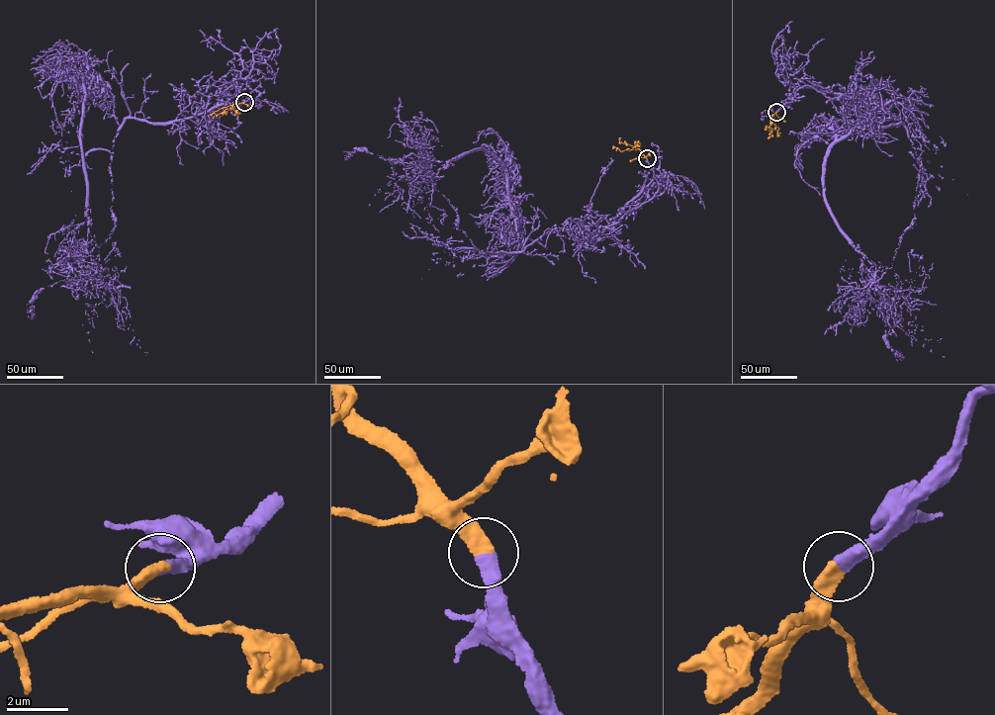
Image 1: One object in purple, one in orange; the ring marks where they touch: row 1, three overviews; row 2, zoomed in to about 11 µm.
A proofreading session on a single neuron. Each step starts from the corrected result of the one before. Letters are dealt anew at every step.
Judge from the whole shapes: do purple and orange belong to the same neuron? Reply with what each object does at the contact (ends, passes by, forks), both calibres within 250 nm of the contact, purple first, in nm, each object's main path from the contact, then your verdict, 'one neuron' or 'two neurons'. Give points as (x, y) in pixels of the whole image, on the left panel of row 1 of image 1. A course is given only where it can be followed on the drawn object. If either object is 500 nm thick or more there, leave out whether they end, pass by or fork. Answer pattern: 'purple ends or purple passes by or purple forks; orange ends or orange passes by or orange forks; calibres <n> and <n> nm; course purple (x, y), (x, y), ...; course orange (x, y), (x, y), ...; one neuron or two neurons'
purple ends; orange ends; calibres 440 and 480 nm; course purple (243, 102), (259, 93), (121, 127), (107, 84), (85, 96), (88, 242), (58, 273), (116, 288), (147, 352); course orange (243, 102), (222, 108), (211, 115); one neuron

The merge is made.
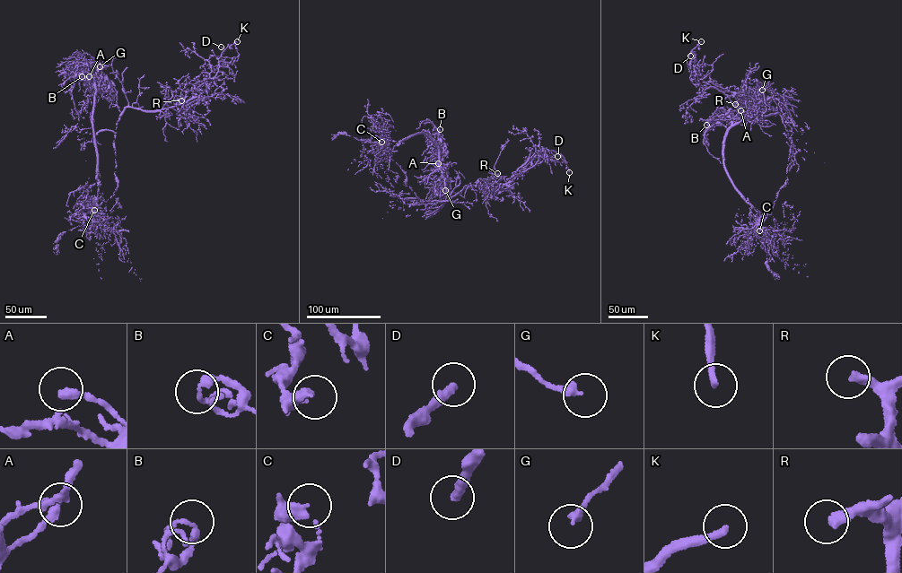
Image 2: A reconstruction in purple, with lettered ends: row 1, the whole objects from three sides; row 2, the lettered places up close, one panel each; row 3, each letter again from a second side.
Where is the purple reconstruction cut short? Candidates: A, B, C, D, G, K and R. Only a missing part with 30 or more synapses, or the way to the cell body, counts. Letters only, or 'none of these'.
D, K, R

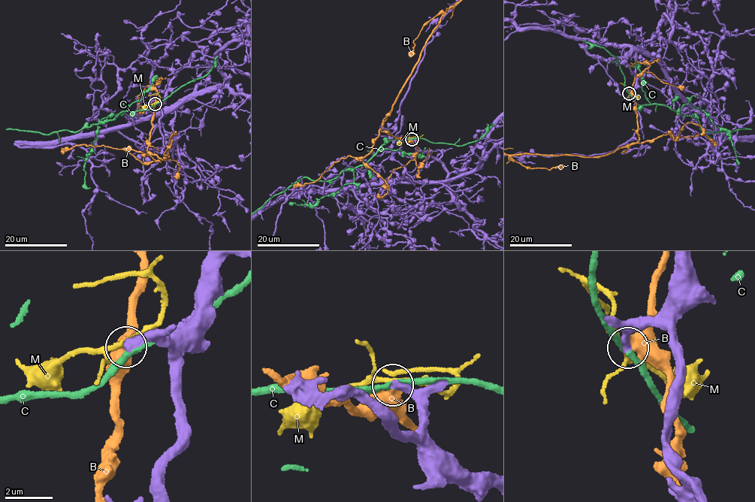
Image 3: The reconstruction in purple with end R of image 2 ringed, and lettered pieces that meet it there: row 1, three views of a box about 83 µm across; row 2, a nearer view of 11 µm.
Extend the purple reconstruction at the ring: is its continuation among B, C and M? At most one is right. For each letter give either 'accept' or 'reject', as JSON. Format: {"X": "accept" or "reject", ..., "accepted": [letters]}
{"B": "reject", "C": "reject", "M": "reject", "accepted": []}

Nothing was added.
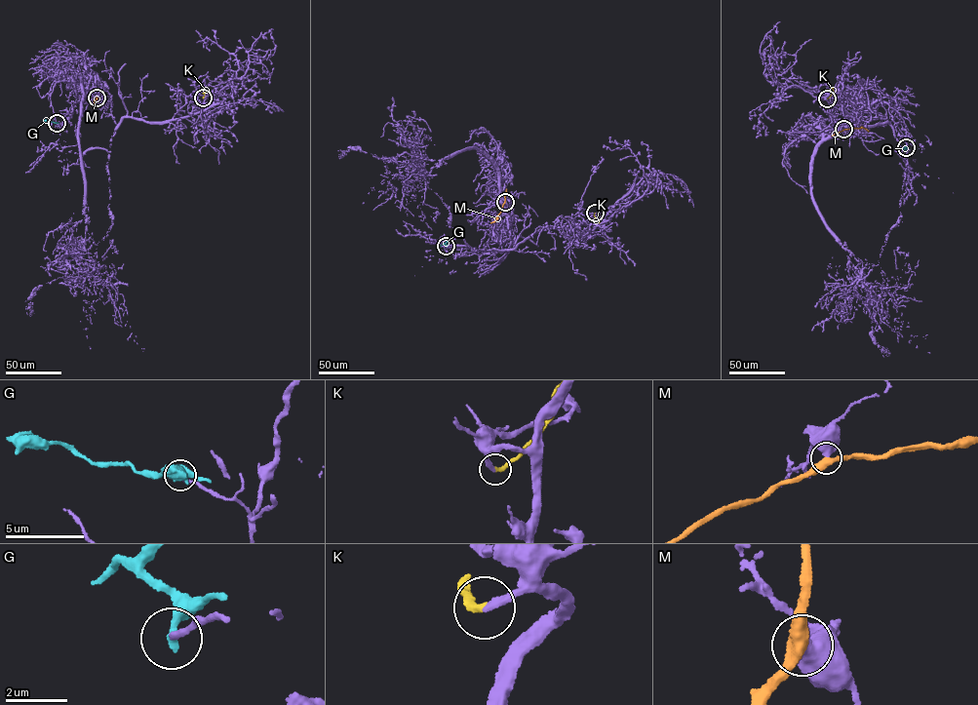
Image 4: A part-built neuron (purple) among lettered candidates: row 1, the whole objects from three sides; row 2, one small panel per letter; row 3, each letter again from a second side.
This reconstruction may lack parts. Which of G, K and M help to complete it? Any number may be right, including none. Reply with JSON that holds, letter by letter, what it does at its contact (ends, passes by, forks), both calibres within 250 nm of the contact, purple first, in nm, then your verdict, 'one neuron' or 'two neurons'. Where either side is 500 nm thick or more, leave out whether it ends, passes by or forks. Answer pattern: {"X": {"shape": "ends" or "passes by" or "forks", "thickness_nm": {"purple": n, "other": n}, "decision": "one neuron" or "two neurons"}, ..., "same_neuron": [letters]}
{"G": {"shape": "ends", "thickness_nm": {"purple": 160, "other": 320}, "decision": "two neurons"}, "K": {"shape": "ends", "thickness_nm": {"purple": 220, "other": 240}, "decision": "one neuron"}, "M": {"thickness_nm": {"purple": 650, "other": 480}, "decision": "two neurons"}, "same_neuron": ["K"]}

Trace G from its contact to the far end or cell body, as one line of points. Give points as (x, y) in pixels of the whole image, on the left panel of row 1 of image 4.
G: (57, 123), (44, 120)

